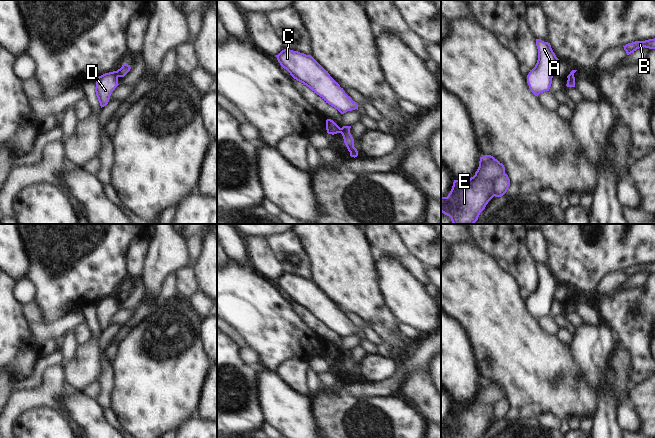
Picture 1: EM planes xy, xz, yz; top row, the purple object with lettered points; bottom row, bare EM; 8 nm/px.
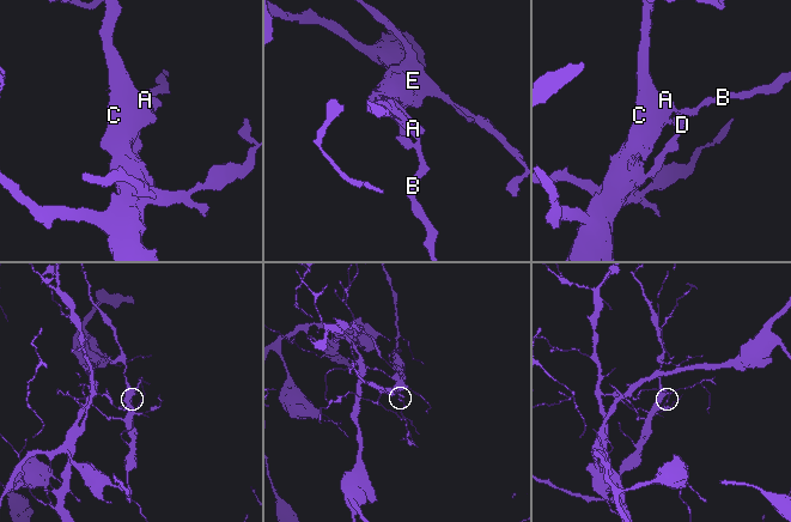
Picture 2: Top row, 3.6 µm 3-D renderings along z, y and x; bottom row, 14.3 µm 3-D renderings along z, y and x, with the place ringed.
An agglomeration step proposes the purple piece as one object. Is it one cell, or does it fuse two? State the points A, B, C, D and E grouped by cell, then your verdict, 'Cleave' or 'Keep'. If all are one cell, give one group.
Groups: A B C E / D. Cleave

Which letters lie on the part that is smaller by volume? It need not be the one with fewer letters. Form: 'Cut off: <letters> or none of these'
Cut off: D

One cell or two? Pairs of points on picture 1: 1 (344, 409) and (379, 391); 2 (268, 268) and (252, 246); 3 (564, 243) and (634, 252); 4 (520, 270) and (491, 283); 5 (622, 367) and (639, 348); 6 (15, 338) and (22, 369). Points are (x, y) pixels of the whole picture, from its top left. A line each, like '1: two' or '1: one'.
1: two
2: one
3: one
4: two
5: two
6: one

